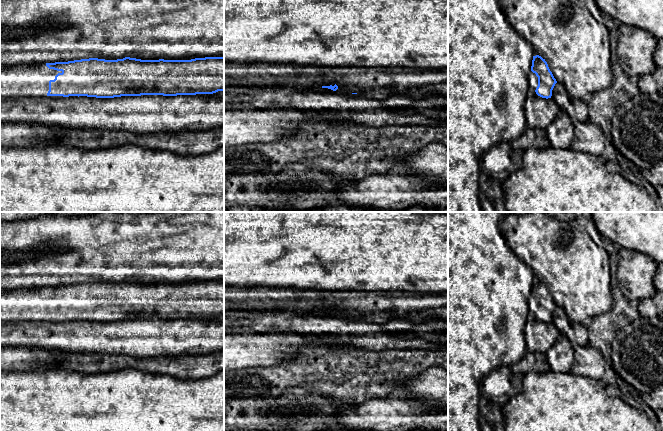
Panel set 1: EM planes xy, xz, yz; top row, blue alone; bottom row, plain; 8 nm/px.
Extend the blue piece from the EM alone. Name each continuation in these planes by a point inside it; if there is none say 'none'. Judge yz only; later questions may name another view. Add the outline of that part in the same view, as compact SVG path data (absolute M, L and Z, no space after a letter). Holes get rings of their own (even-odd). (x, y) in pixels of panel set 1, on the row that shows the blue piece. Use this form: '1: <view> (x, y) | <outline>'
none

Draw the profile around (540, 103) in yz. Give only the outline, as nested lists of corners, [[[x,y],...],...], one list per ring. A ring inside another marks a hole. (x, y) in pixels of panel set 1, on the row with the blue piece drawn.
[[[532,71],[528,74],[528,84],[524,108],[527,127],[545,129],[556,116],[559,107],[552,97],[546,99],[536,94],[538,77]]]

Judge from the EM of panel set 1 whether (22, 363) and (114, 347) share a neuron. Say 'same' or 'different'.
different

